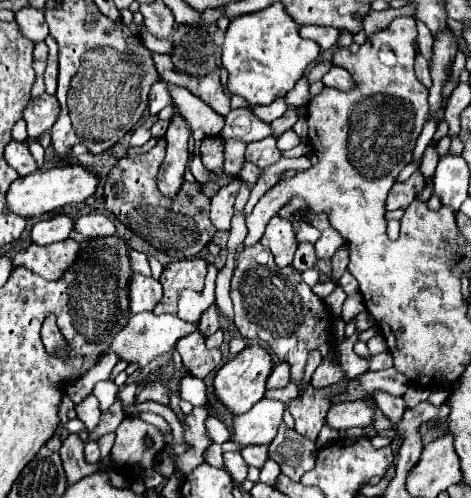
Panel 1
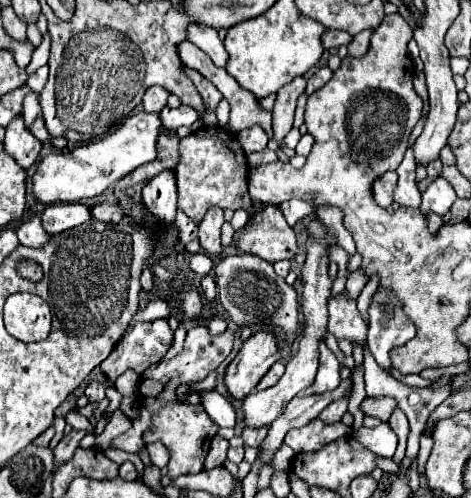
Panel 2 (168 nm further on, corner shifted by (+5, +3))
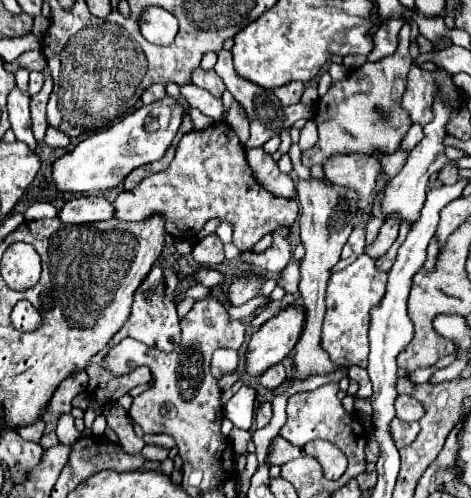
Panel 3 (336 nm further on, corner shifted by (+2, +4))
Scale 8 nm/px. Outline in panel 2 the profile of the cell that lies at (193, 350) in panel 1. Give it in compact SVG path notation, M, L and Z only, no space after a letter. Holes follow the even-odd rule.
M197 325L193 329L187 331L187 339L183 345L183 351L169 359L169 361L161 361L151 365L141 379L139 391L141 391L141 407L149 409L151 413L155 413L155 421L153 425L145 431L143 439L147 443L151 441L161 441L169 453L169 477L175 479L177 475L187 475L187 473L199 473L203 469L203 461L209 453L209 445L211 439L217 433L217 425L209 419L209 415L205 413L205 409L201 405L189 405L189 403L179 403L175 389L179 385L189 385L189 383L197 383L201 379L205 379L211 371L215 371L219 367L219 363L231 353L233 349L233 331L225 331L217 337L211 337L207 331L207 325Z

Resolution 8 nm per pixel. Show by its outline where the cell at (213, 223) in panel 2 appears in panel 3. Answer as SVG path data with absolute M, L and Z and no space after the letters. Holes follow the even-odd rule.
M216 234L206 236L202 242L198 242L194 246L192 258L200 266L218 266L218 264L222 264L224 262L224 250L222 250L220 238Z

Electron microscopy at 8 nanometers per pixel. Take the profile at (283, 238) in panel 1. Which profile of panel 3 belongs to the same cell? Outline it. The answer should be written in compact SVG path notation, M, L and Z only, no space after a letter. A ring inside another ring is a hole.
M216 122L206 130L184 134L172 164L164 172L144 178L134 190L118 194L114 206L116 218L126 222L138 222L152 214L160 214L166 232L178 240L192 240L208 220L218 218L232 224L236 246L242 252L252 250L262 236L278 226L294 224L298 216L294 200L278 198L254 180L246 162L246 150L226 122Z

